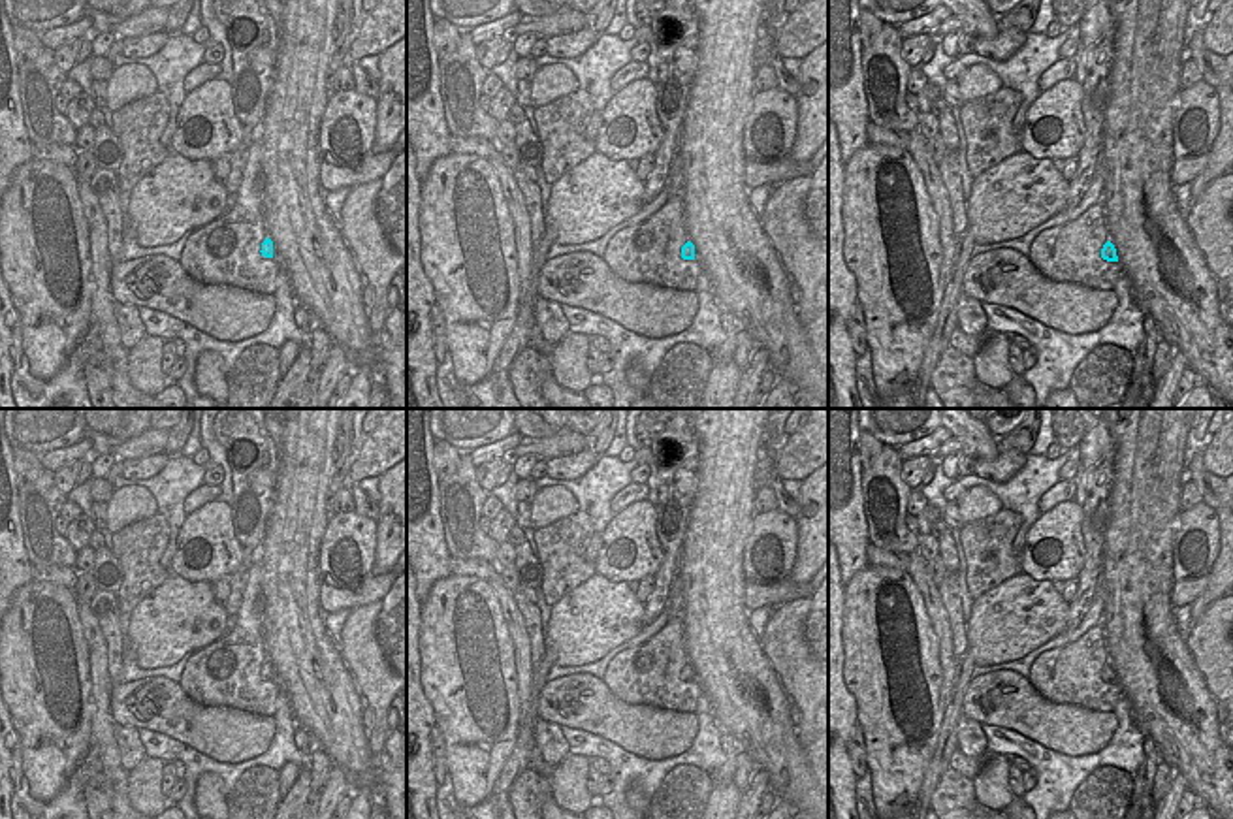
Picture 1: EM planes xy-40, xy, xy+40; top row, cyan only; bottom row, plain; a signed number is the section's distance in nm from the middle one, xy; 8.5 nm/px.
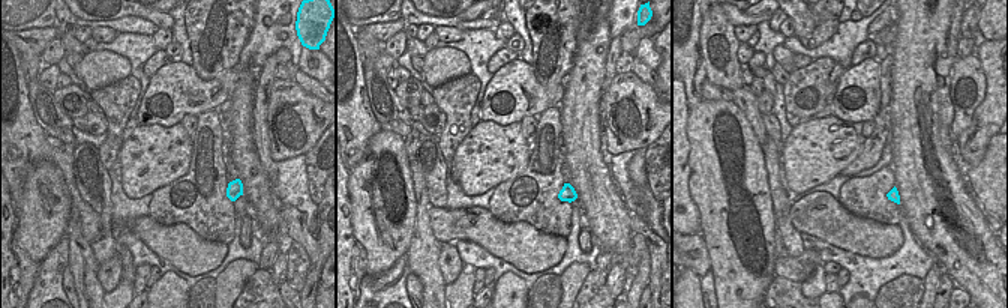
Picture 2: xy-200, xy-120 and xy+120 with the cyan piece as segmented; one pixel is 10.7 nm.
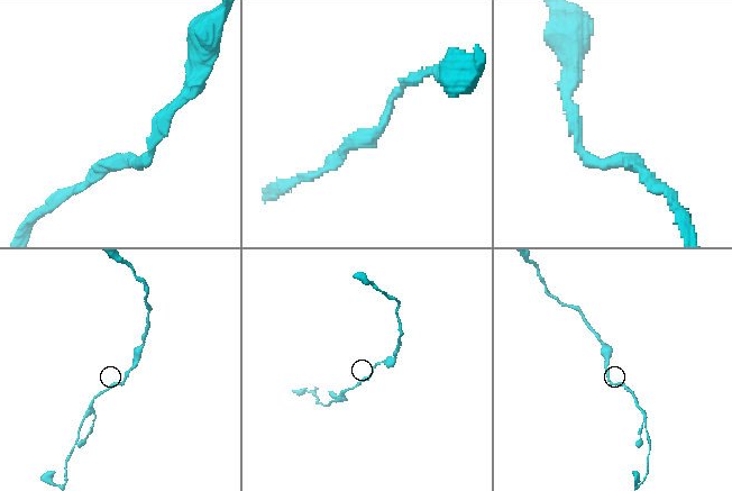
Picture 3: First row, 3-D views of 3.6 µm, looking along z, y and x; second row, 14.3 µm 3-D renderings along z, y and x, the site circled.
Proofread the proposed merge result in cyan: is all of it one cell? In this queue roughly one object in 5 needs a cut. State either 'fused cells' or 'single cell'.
single cell

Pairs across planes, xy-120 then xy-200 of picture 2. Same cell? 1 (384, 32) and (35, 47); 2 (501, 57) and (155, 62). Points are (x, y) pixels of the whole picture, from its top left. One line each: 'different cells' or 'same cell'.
1: same cell
2: same cell

